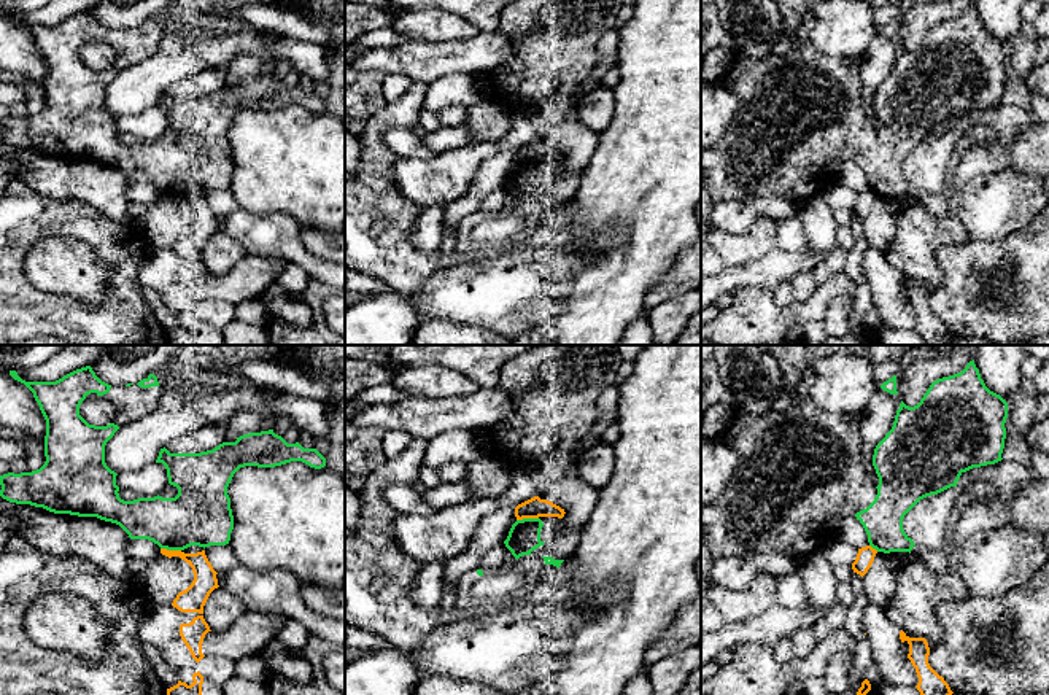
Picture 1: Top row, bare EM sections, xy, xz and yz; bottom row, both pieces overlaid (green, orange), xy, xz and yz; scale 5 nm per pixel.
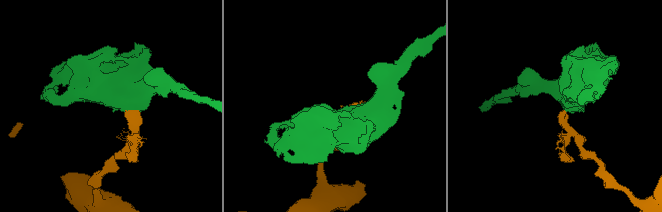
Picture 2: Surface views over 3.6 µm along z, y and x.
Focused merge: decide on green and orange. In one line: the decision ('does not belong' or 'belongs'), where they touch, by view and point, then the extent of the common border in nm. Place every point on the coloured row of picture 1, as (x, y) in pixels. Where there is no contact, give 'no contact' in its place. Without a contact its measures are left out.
does not belong | xz (526, 519) | 110 nm

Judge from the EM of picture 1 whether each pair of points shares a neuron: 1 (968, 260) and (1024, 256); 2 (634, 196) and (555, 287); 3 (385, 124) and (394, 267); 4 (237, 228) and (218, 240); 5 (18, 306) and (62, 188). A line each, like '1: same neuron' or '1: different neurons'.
1: same neuron
2: different neurons
3: same neuron
4: different neurons
5: different neurons

